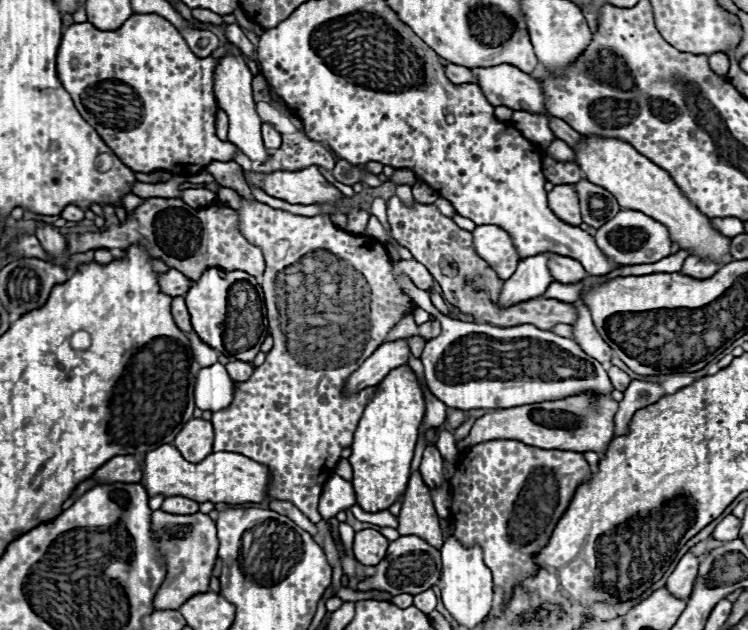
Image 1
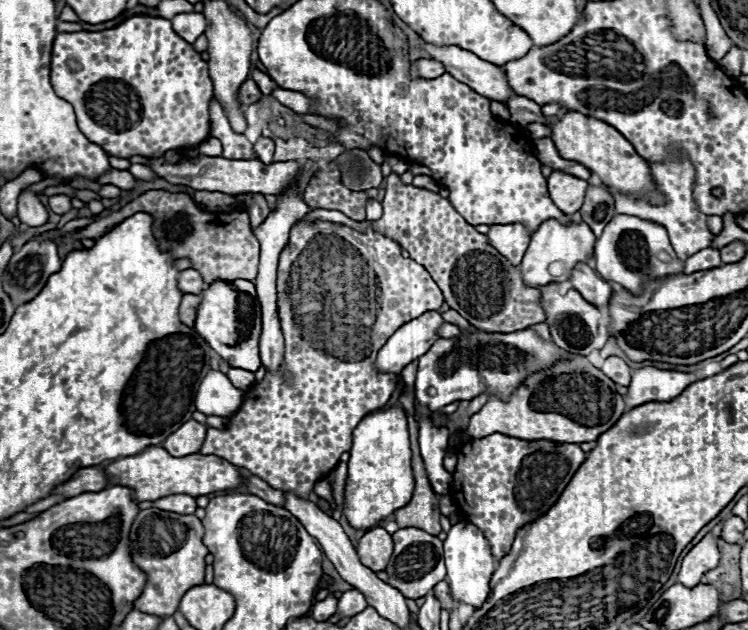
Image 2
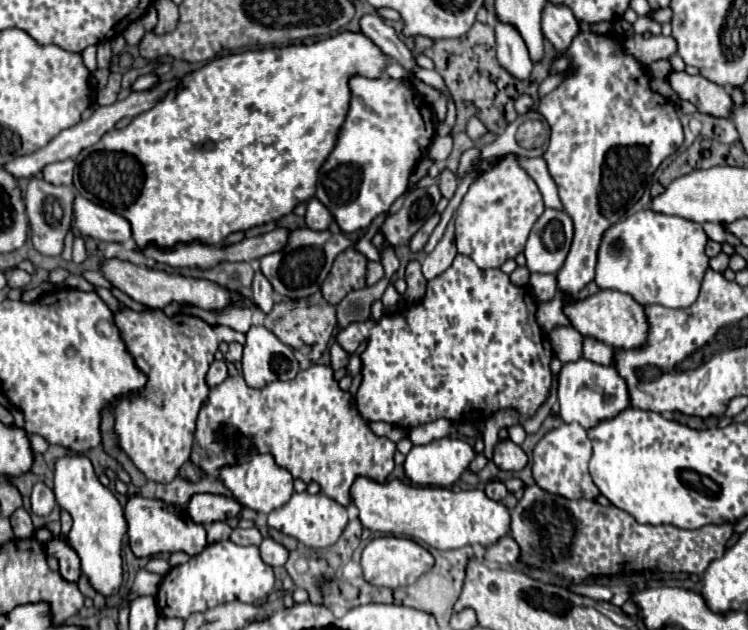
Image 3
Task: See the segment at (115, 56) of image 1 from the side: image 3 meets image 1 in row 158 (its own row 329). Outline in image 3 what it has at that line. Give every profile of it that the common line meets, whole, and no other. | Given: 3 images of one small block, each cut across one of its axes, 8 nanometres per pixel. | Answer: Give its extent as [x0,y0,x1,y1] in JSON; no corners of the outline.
[114,308,246,482]

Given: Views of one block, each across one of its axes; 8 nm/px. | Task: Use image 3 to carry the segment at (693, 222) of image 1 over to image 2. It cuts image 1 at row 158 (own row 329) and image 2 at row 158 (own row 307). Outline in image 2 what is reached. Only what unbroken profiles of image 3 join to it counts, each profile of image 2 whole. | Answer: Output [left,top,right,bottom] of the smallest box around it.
[552,110,664,202]

